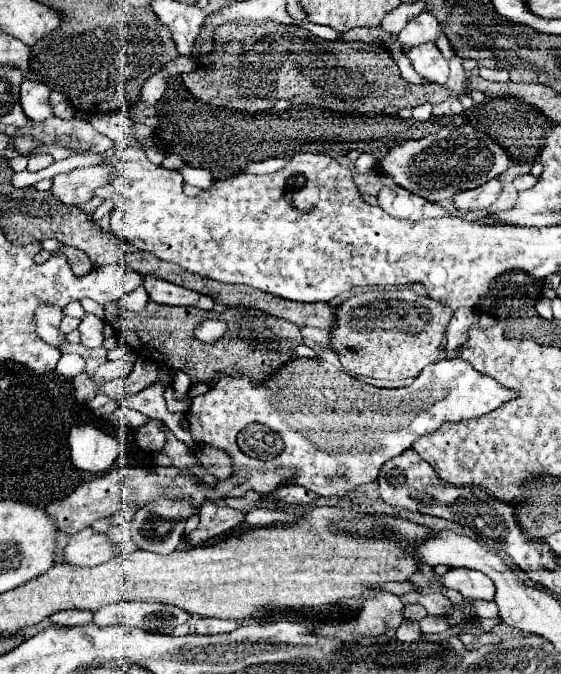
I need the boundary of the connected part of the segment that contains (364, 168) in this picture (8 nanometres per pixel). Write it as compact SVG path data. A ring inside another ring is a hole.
M361 154L361 156L357 158L357 162L355 162L355 170L361 172L361 174L367 174L367 172L371 172L373 164L375 164L375 160L373 160L371 154Z

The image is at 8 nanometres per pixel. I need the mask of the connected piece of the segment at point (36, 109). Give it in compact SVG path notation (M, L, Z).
M23 80L23 84L21 84L21 106L23 106L23 112L29 120L43 122L43 120L55 116L51 102L49 102L49 94L51 94L51 88L47 88L47 84Z

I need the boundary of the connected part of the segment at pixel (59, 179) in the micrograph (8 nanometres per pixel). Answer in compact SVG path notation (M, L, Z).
M97 164L91 168L77 168L53 178L51 192L67 206L85 204L95 196L95 190L109 184L113 178L111 164Z

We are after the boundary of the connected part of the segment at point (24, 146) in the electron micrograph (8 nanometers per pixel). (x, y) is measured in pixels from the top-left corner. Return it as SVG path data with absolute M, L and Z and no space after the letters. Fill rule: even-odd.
M13 136L13 140L15 140L15 150L19 150L21 154L29 154L41 144L39 140L33 140L29 136Z

